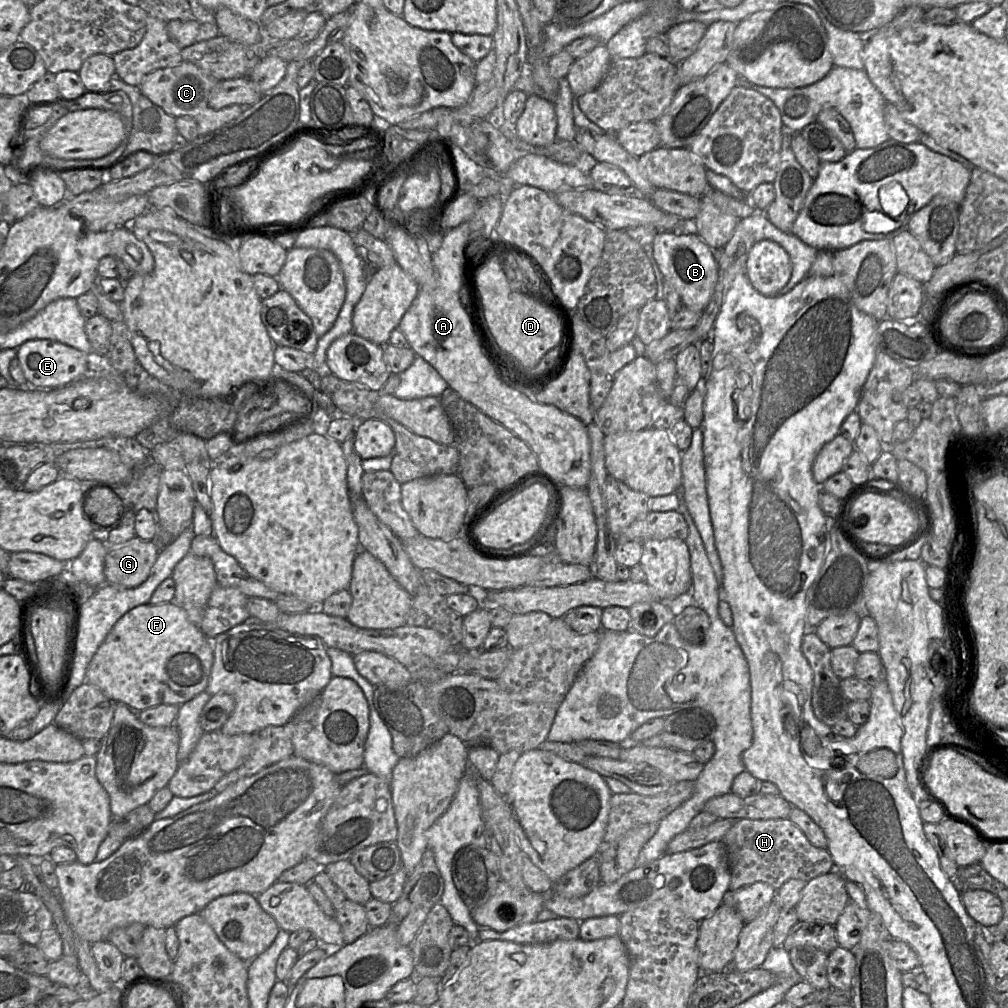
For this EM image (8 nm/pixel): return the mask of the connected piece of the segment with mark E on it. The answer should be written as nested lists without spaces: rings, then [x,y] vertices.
[[[35,339],[23,343],[17,349],[27,384],[32,387],[56,388],[67,386],[86,375],[88,354],[76,348],[49,339]]]

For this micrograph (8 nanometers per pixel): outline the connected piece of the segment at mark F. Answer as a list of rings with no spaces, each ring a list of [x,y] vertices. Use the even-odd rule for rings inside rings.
[[[174,602],[157,605],[142,604],[126,612],[112,627],[104,641],[101,643],[87,669],[87,682],[98,687],[108,698],[114,702],[127,704],[133,711],[142,711],[158,705],[182,705],[199,693],[204,692],[208,686],[211,668],[214,661],[213,645],[206,638],[200,627],[196,626],[188,617],[187,612]]]

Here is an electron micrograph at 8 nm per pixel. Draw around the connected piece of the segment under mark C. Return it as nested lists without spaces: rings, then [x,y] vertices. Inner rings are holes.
[[[183,61],[177,66],[157,69],[147,74],[139,88],[147,98],[172,117],[193,118],[198,125],[198,136],[204,136],[233,121],[244,111],[244,107],[240,105],[231,105],[220,110],[209,107],[209,95],[219,81],[221,80],[207,74],[195,64]]]

